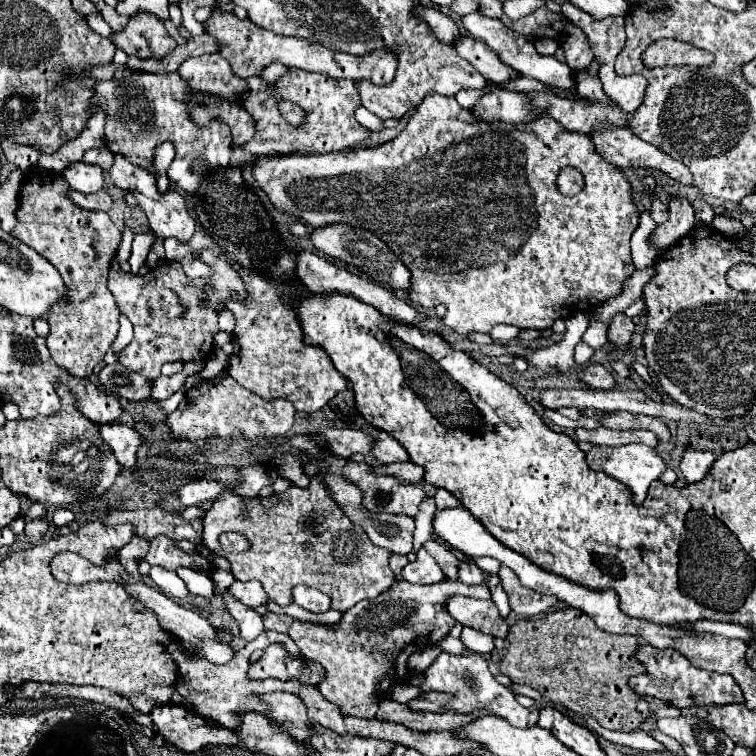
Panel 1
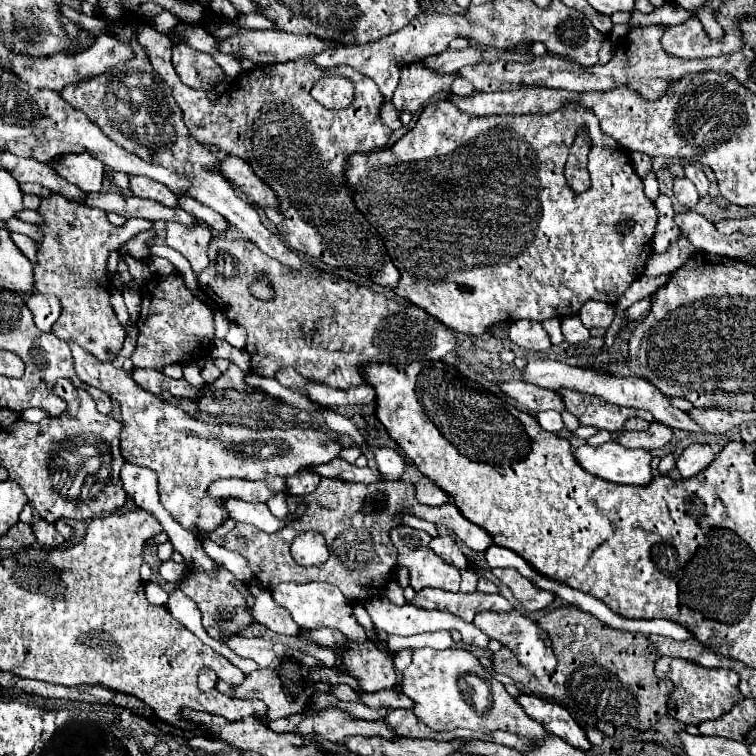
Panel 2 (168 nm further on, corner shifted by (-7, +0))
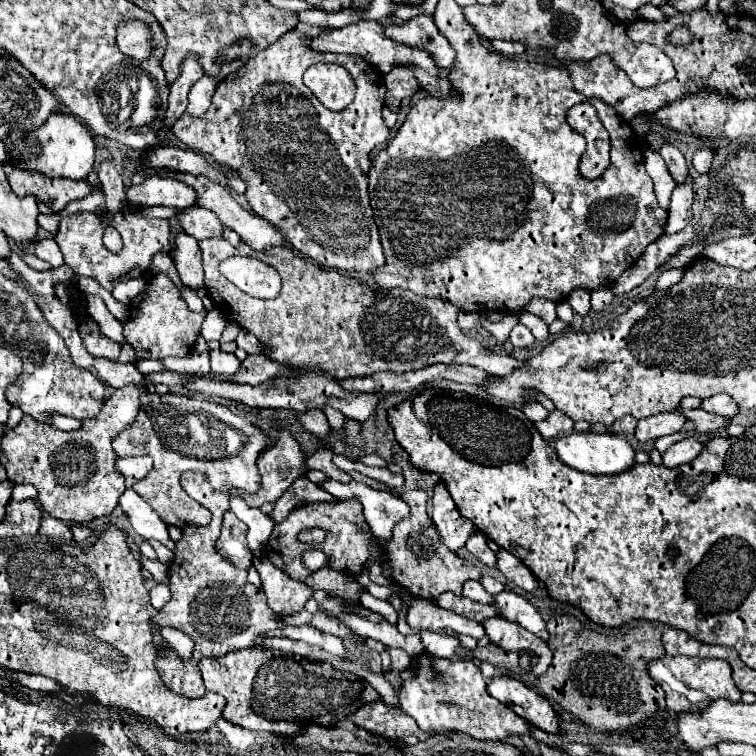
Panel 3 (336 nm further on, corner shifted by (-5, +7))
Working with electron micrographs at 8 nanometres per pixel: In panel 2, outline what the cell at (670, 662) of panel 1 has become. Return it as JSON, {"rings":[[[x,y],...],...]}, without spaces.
{"rings":[[[660,656],[656,660],[656,676],[658,678],[670,678],[676,686],[676,690],[670,694],[668,702],[668,713],[674,718],[682,720],[684,724],[700,724],[704,720],[714,720],[732,710],[734,704],[744,700],[738,688],[738,674],[734,670],[724,670],[724,668],[702,668],[692,662],[684,662],[682,658],[668,658]]]}

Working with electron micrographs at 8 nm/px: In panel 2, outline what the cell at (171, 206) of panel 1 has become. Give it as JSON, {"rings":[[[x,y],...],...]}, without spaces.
{"rings":[[[196,218],[196,226],[180,226],[178,222],[166,224],[166,244],[178,250],[194,268],[196,274],[208,266],[206,246],[210,242],[212,234],[206,222]]]}

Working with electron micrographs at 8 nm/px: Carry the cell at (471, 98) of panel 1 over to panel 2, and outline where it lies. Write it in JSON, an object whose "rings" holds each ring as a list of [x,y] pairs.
{"rings":[[[456,78],[454,84],[452,84],[452,92],[454,92],[456,96],[460,96],[460,98],[468,98],[468,96],[474,94],[474,86],[472,86],[470,82],[462,80],[462,78]]]}

